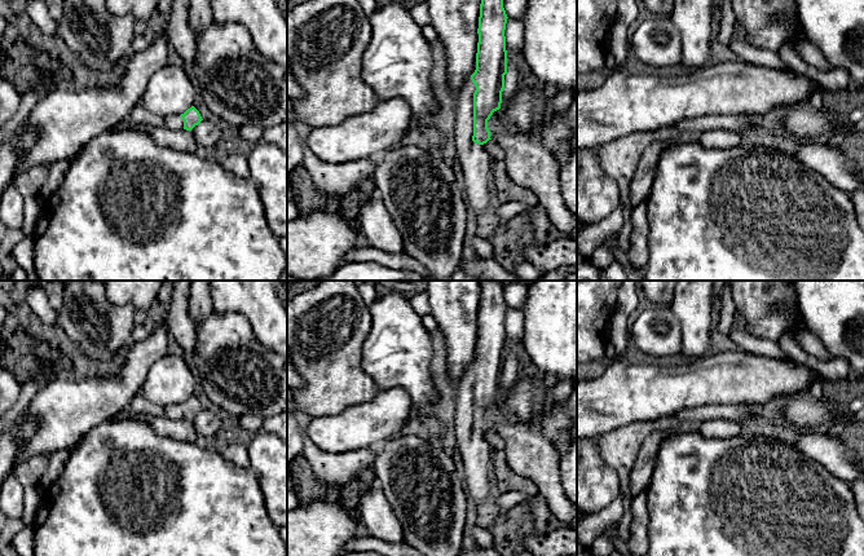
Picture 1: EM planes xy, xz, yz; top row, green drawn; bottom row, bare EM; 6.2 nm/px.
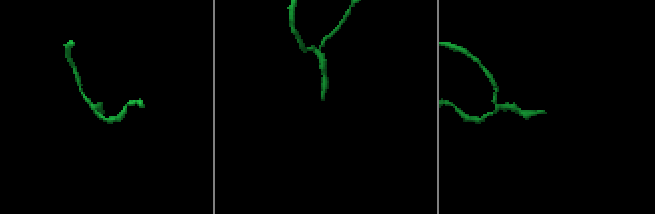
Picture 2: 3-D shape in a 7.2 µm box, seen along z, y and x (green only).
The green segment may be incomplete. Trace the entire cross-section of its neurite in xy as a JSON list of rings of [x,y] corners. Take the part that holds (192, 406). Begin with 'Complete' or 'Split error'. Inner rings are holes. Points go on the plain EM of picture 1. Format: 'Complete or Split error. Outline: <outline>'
Split error. Outline: [[[191,396],[181,405],[168,405],[164,407],[164,415],[171,420],[191,420],[202,411],[199,401]]]

